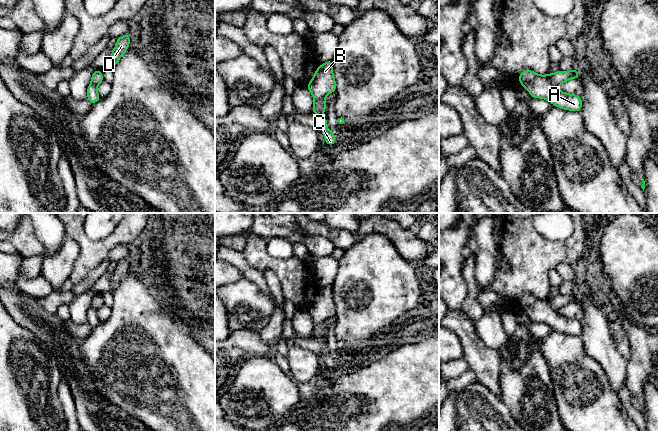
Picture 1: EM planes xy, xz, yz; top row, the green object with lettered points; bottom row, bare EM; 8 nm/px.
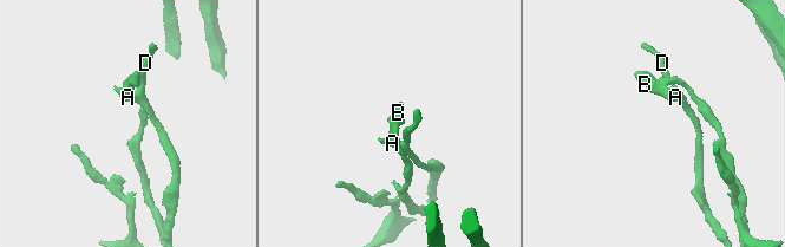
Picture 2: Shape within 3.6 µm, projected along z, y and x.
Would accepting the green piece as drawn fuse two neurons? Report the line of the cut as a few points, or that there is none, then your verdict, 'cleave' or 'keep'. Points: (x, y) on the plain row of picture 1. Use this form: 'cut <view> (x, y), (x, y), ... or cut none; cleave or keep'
cut yz (546, 299), (549, 305), (557, 311); cleave

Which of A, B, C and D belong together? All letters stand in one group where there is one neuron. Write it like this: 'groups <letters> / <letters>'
groups A B D / C

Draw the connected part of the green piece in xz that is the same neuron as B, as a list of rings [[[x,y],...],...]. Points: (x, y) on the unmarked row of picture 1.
[[[331,285],[324,286],[317,292],[307,311],[310,314],[314,325],[321,324],[328,318],[336,315],[336,306]]]

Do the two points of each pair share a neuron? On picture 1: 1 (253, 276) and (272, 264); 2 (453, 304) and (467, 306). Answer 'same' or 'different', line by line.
1: different
2: different

